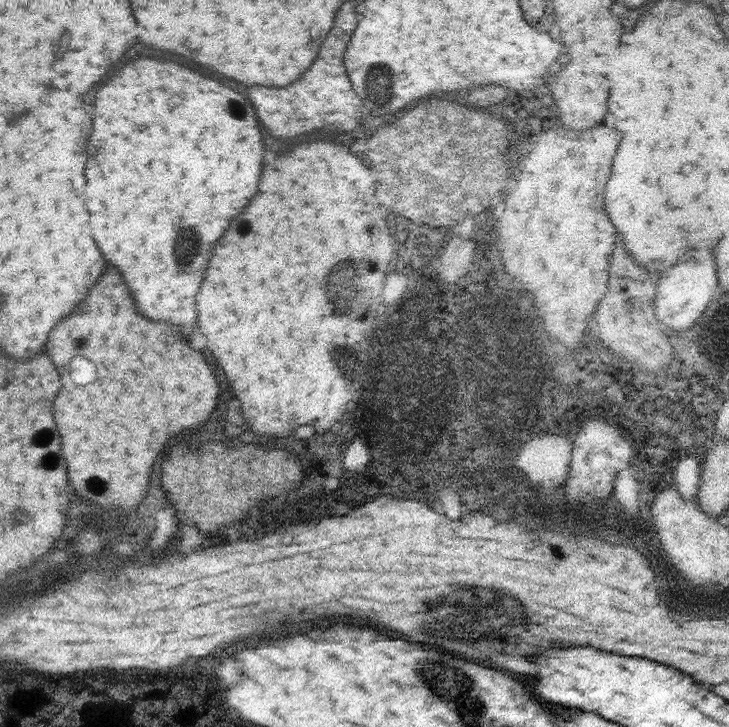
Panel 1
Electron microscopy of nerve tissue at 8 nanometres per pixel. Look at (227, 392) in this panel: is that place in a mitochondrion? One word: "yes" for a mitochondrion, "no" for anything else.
no

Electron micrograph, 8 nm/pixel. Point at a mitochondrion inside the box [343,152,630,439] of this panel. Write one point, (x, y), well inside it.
(533, 349)

